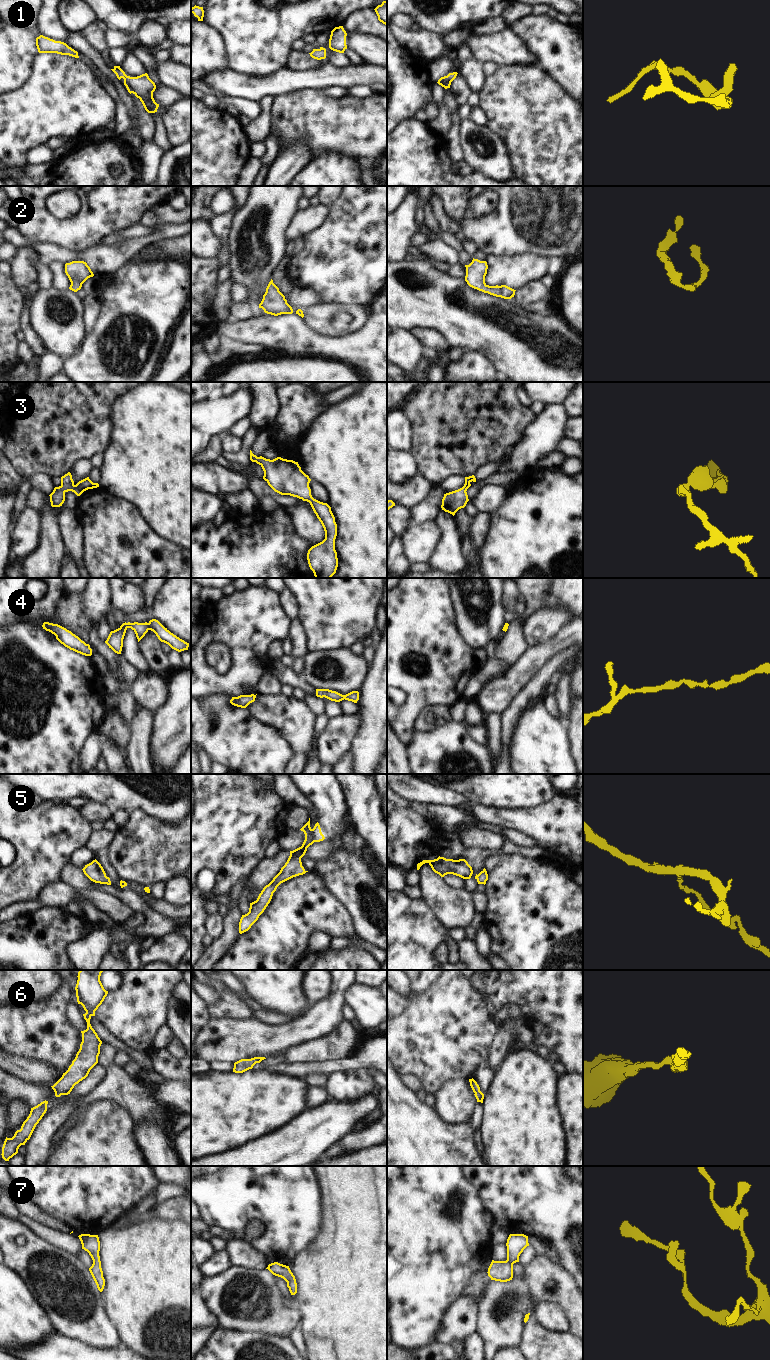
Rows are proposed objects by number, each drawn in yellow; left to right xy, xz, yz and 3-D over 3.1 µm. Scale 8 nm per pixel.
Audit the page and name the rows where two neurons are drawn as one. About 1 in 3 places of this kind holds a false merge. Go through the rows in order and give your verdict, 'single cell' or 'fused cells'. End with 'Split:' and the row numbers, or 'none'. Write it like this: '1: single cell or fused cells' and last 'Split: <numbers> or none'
1: single cell
2: single cell
3: single cell
4: single cell
5: single cell
6: single cell
7: single cell
Split: none

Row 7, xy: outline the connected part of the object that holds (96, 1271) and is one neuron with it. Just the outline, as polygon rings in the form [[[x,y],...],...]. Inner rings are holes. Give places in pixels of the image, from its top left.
[[[81,1234],[78,1236],[82,1249],[87,1251],[93,1260],[92,1266],[89,1268],[89,1271],[97,1285],[97,1288],[100,1292],[103,1291],[105,1286],[105,1279],[103,1277],[103,1271],[101,1268],[101,1261],[99,1256],[100,1251],[100,1241],[98,1235],[90,1234]]]

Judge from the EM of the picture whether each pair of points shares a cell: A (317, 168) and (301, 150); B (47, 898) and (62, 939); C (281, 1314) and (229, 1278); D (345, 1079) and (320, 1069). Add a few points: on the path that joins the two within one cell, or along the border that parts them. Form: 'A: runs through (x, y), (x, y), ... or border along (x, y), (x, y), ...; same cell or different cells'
A: border along (312, 158), (295, 175); different cells
B: border along (67, 909), (42, 907), (28, 914); different cells
C: runs through (267, 1303), (252, 1288), (239, 1288); same cell
D: border along (355, 1069), (334, 1072), (329, 1077); different cells

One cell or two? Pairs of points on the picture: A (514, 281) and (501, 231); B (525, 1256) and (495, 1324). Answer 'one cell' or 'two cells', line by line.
A: two cells
B: two cells

